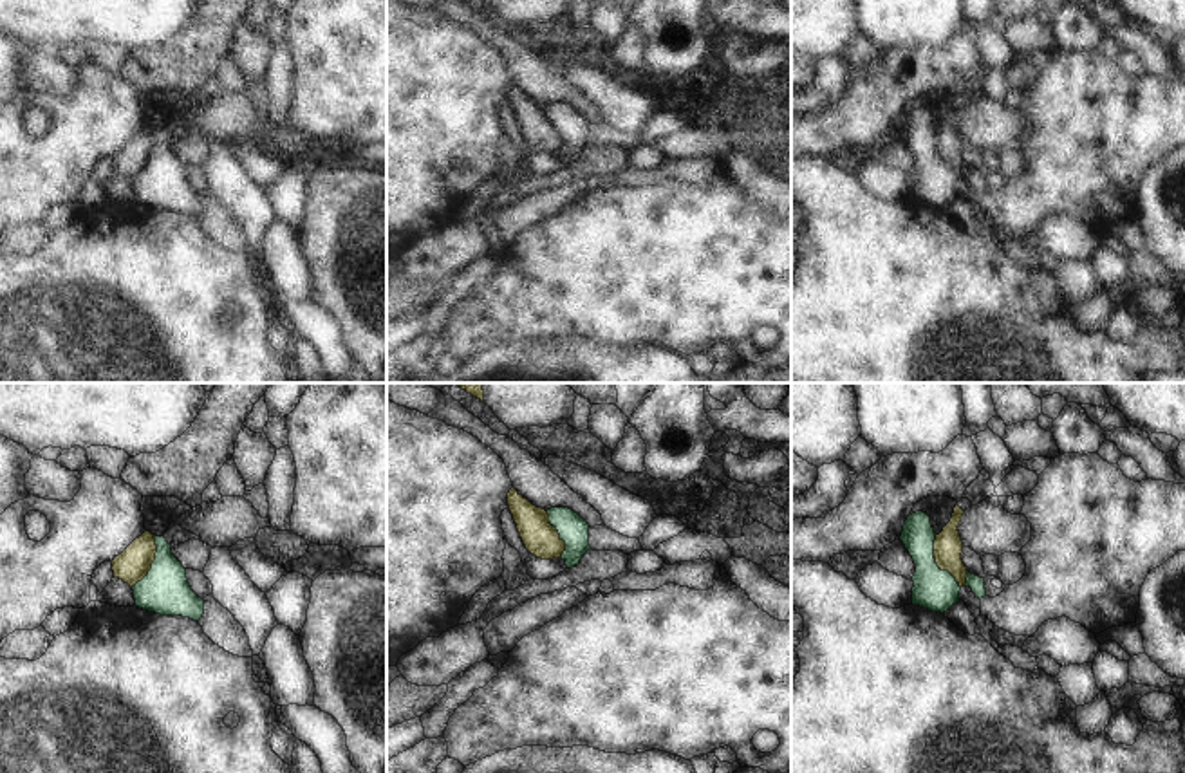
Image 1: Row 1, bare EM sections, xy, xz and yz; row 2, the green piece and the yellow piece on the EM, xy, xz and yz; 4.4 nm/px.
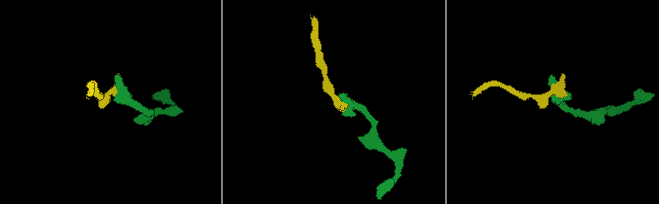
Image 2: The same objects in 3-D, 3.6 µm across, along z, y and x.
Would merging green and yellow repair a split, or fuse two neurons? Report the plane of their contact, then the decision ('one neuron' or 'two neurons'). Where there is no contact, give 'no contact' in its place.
yz | two neurons

